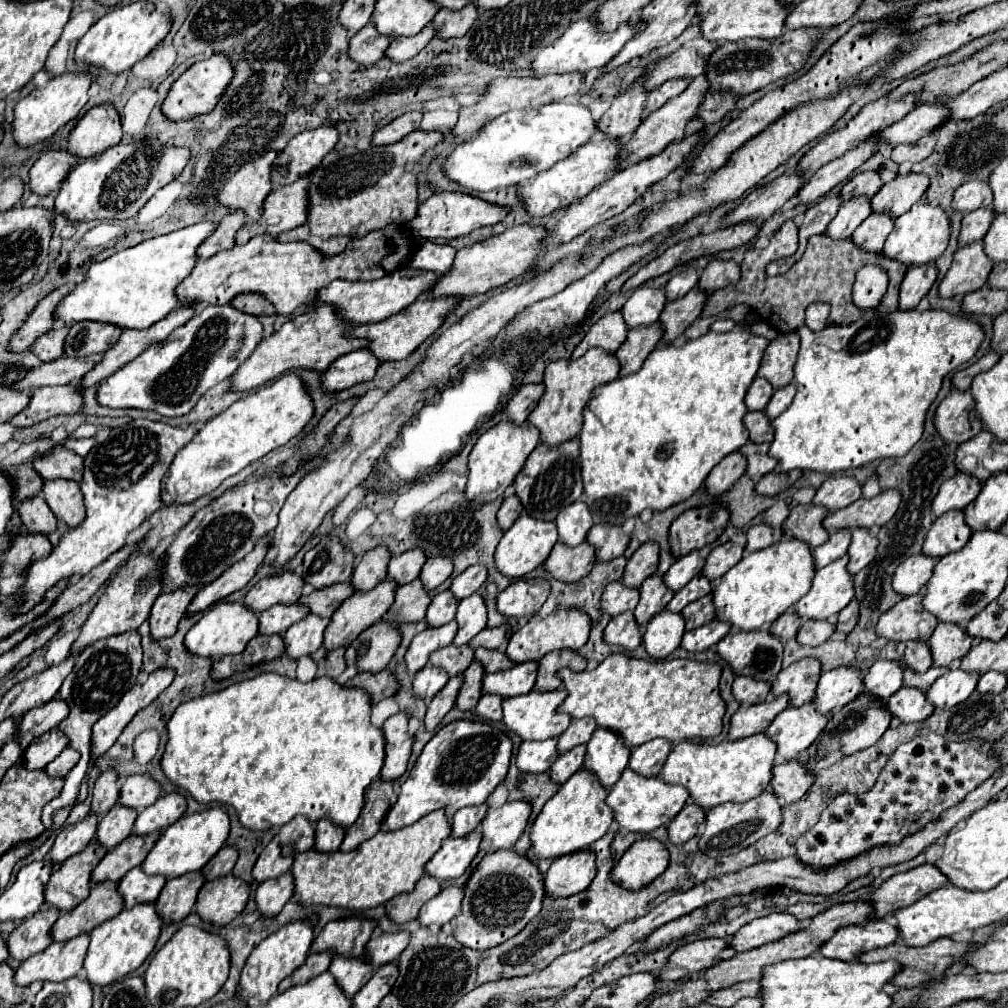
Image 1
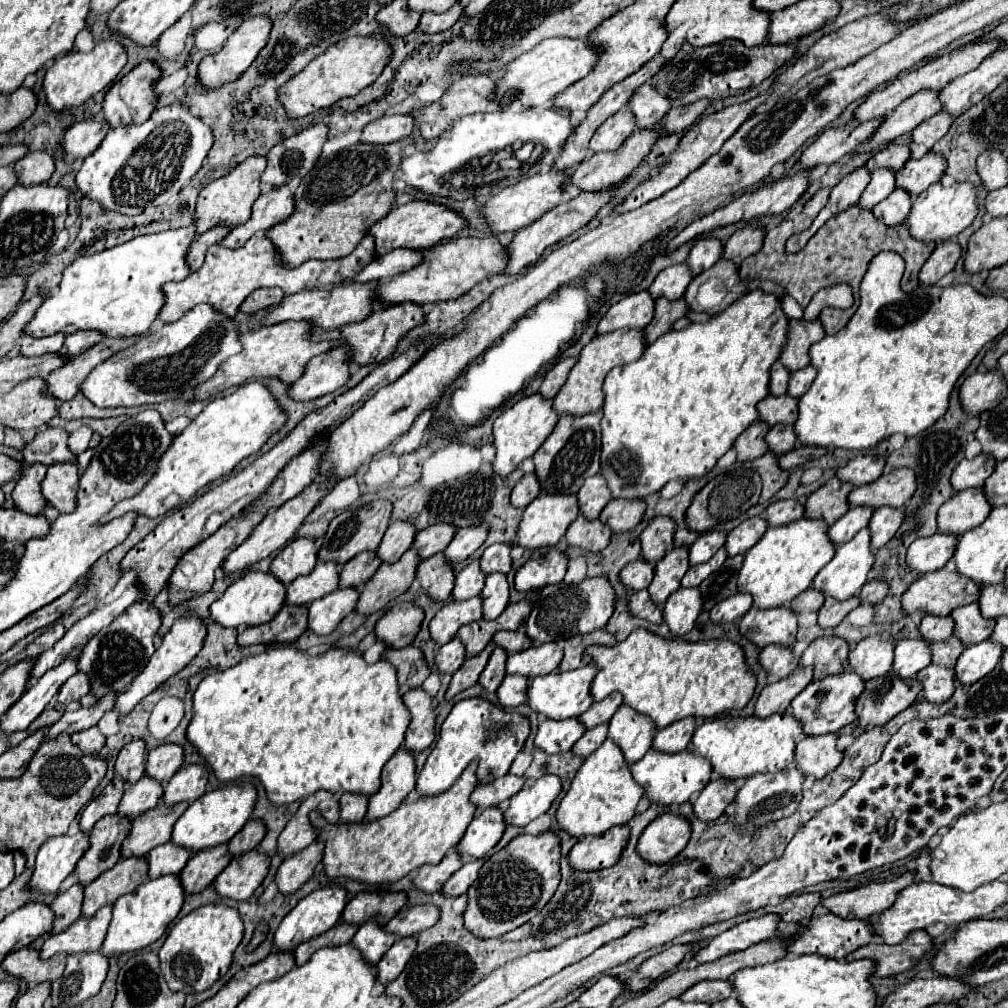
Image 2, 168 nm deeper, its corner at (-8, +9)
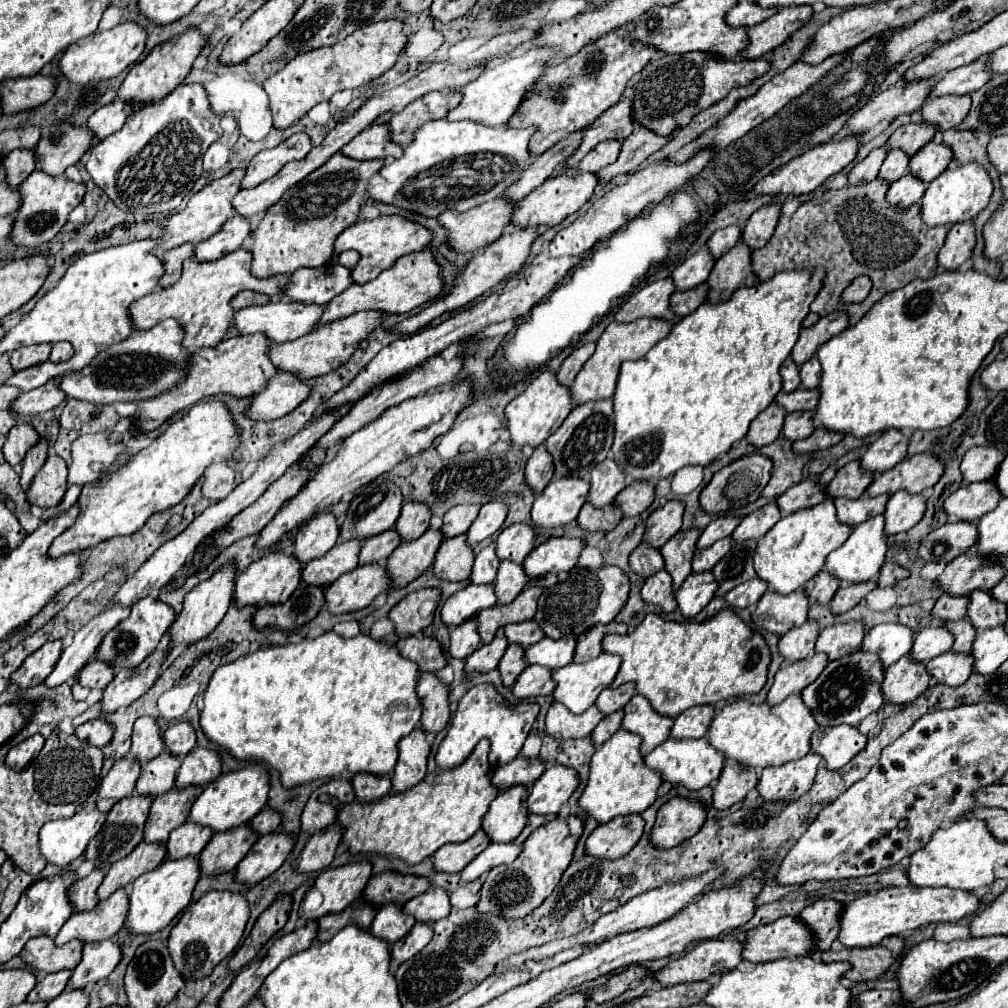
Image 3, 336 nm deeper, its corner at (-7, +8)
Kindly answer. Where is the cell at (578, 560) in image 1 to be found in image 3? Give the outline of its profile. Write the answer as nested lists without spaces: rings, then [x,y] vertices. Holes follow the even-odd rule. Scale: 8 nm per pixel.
[[[584,503],[578,515],[578,525],[586,531],[610,531],[622,517],[624,515],[616,505],[594,507],[592,503]]]

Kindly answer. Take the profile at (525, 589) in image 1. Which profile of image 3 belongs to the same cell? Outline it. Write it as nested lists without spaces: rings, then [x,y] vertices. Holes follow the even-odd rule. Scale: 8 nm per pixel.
[[[550,537],[536,545],[534,551],[524,559],[524,569],[528,577],[544,577],[546,573],[570,571],[586,543],[576,537]]]

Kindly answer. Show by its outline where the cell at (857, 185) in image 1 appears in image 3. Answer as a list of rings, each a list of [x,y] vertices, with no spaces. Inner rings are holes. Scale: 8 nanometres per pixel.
[[[908,123],[892,133],[892,137],[888,139],[888,145],[890,147],[904,147],[904,151],[908,151],[908,155],[912,157],[920,147],[930,143],[936,133],[938,133],[936,125]]]

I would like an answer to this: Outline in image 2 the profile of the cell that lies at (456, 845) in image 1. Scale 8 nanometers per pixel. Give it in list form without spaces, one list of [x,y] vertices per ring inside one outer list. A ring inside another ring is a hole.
[[[485,808],[475,814],[455,850],[463,858],[485,858],[487,852],[499,842],[503,830],[503,814],[497,808]]]

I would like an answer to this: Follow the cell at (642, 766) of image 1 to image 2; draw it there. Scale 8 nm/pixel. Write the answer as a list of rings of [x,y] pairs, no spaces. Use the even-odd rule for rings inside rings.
[[[685,718],[685,720],[677,720],[673,724],[669,724],[667,728],[659,730],[653,738],[651,748],[657,752],[665,752],[665,754],[677,754],[683,752],[693,736],[695,730],[695,720],[693,718]]]

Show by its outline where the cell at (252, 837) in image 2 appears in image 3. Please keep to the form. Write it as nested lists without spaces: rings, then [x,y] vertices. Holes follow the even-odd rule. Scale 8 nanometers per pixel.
[[[264,807],[264,809],[252,819],[250,825],[252,825],[254,831],[258,831],[260,835],[264,835],[264,833],[276,831],[276,829],[280,827],[280,823],[282,823],[282,813],[276,811],[276,809],[272,809],[272,807]]]

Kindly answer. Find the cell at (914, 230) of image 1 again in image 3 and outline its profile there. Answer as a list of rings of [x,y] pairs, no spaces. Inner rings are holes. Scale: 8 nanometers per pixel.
[[[974,161],[946,169],[938,179],[926,185],[926,193],[922,197],[924,223],[928,223],[928,227],[936,227],[940,223],[954,225],[960,221],[970,221],[988,205],[992,191],[994,185],[988,171]]]

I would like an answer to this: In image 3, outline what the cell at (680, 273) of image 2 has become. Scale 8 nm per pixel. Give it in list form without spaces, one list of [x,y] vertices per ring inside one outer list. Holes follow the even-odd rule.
[[[700,249],[698,253],[694,253],[692,257],[688,257],[680,267],[674,269],[672,279],[676,283],[676,289],[686,291],[692,287],[698,287],[700,283],[704,283],[714,267],[714,259],[712,253],[708,253],[708,249]]]

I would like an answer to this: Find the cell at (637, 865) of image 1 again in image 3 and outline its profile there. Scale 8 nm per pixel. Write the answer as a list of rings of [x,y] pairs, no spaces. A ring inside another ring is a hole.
[[[674,797],[664,803],[658,811],[654,829],[652,829],[652,845],[662,849],[672,849],[692,835],[696,835],[706,821],[706,803],[702,799],[684,799]]]

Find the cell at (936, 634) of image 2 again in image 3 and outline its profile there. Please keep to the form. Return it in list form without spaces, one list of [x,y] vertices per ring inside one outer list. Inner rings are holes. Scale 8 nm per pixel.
[[[942,593],[942,597],[936,601],[932,615],[940,617],[942,621],[958,621],[962,617],[966,617],[966,609],[968,609],[968,595],[960,595],[954,597],[950,593]]]

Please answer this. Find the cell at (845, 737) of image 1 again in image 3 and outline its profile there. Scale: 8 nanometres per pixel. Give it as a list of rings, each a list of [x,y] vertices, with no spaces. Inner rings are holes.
[[[904,655],[884,673],[882,691],[886,701],[892,703],[910,703],[914,701],[932,681],[932,675],[926,671],[926,663],[914,661],[910,655]]]

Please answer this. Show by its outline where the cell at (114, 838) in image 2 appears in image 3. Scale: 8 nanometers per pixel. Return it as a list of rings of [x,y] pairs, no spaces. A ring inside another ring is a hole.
[[[130,795],[120,799],[108,813],[106,823],[102,825],[102,829],[98,831],[98,835],[92,839],[92,843],[88,843],[86,849],[86,859],[94,861],[94,867],[100,869],[108,869],[112,863],[116,863],[118,859],[126,857],[128,853],[132,853],[132,849],[144,839],[144,823],[148,819],[150,813],[150,805],[152,805],[152,797],[150,795]]]

